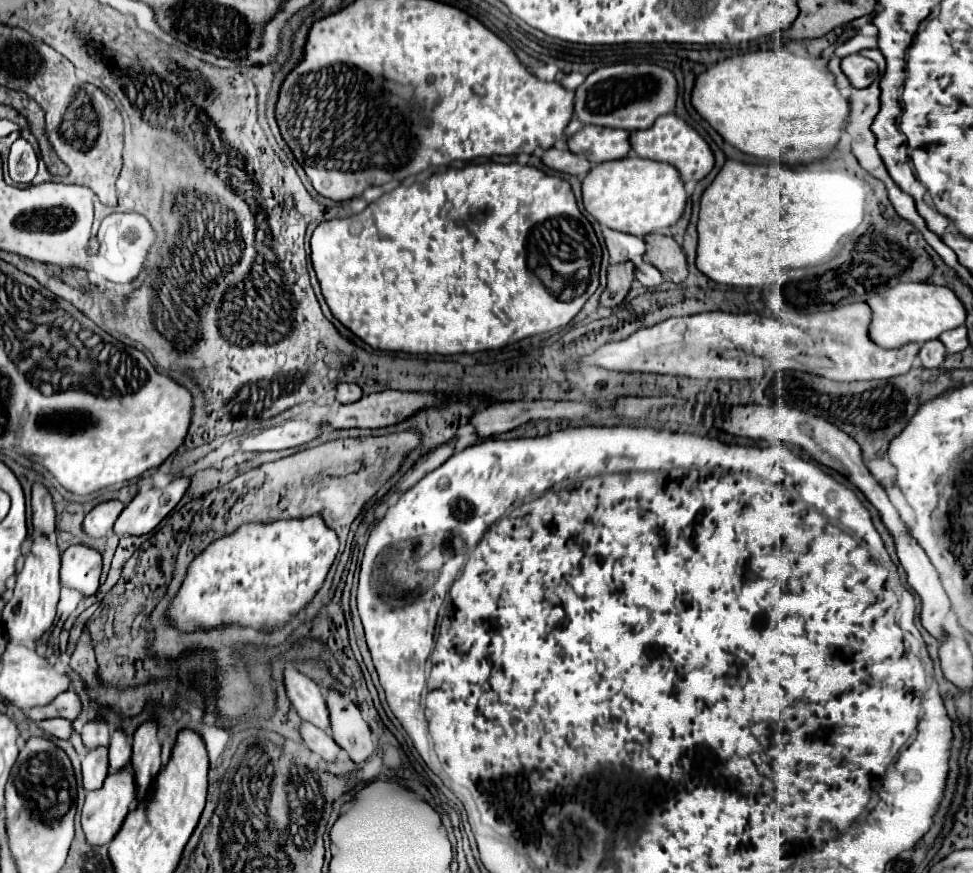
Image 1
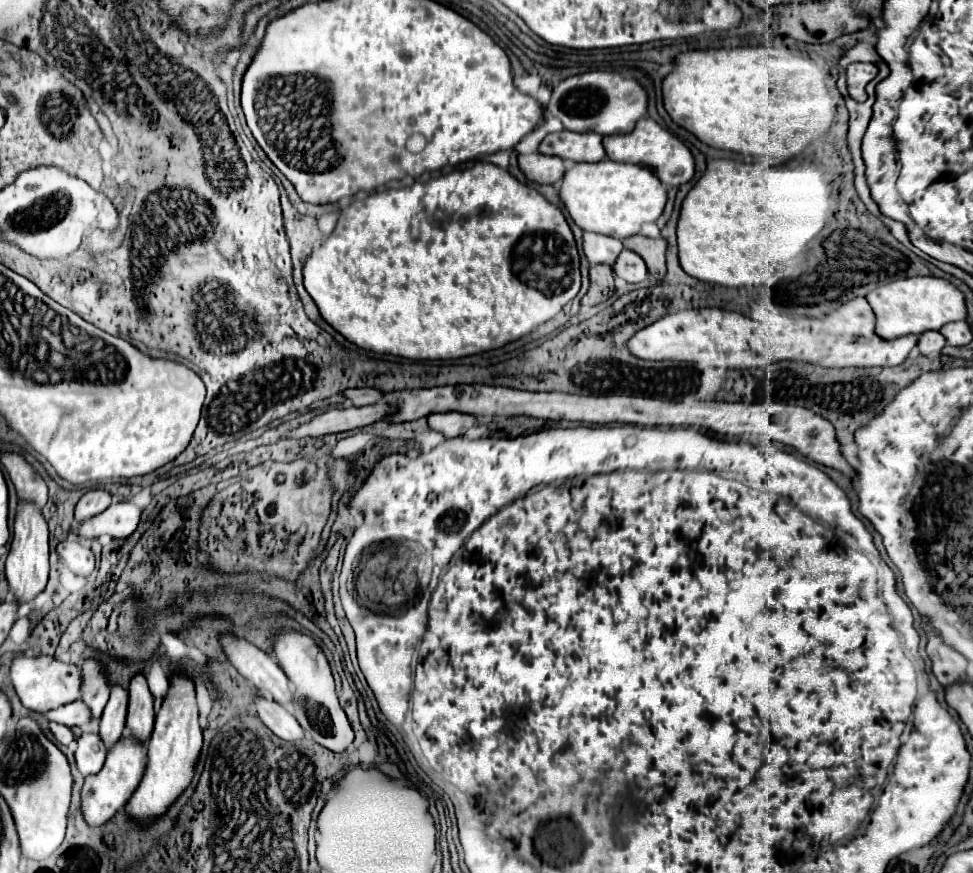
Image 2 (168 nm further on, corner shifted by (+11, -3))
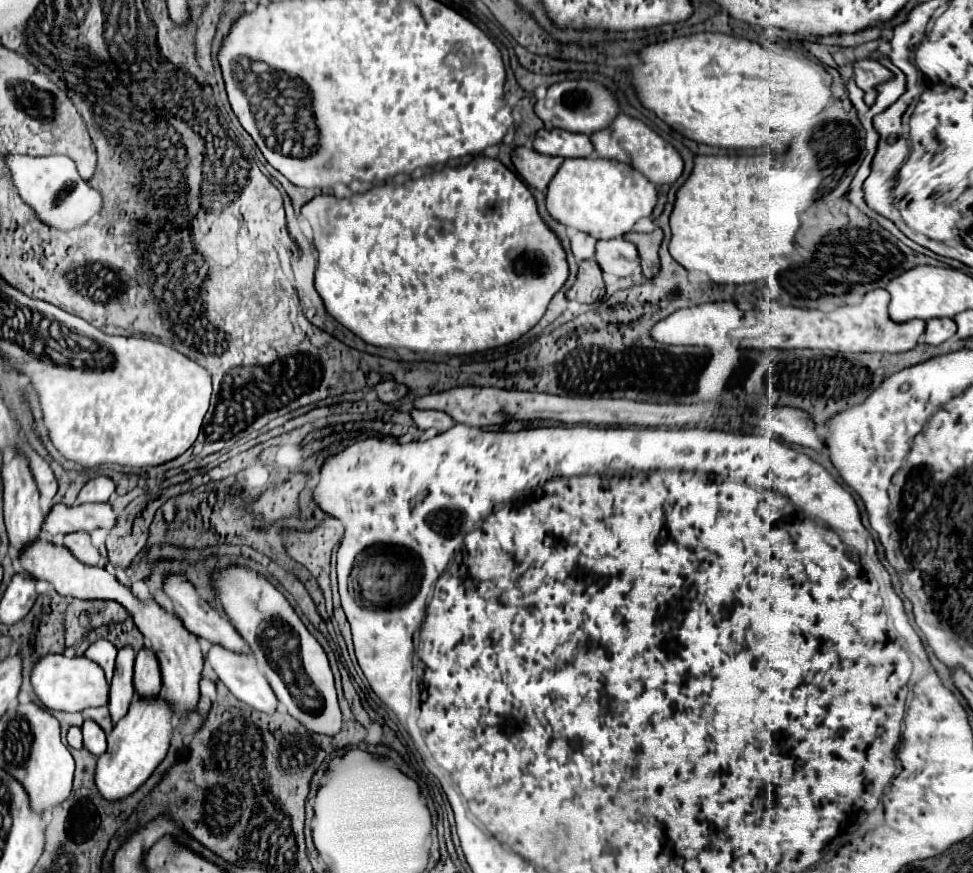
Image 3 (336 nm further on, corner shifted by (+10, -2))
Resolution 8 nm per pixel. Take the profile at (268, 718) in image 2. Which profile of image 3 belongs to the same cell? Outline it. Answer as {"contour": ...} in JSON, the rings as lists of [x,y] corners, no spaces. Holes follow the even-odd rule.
{"contour":[[[213,643],[205,655],[205,661],[215,669],[217,677],[239,701],[263,713],[273,713],[277,709],[277,697],[259,671],[253,655],[235,653]]]}

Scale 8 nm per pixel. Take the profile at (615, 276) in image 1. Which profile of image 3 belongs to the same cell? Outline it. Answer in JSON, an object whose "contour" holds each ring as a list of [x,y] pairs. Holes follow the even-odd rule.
{"contour":[[[593,259],[581,261],[577,279],[573,287],[565,293],[567,299],[575,299],[579,303],[595,303],[603,299],[605,295],[605,283],[601,277],[601,269],[597,269],[597,263]]]}

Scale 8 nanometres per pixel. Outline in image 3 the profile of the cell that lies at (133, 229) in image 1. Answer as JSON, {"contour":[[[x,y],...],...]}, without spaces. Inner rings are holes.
{"contour":[[[9,155],[7,157],[13,183],[23,197],[25,203],[29,203],[39,219],[51,227],[59,229],[73,229],[89,221],[95,213],[101,209],[101,195],[99,191],[91,189],[85,179],[79,177],[75,163],[69,157],[23,157],[23,155]]]}

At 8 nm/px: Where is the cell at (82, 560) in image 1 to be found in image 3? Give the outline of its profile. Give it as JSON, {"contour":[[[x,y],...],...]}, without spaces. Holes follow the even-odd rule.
{"contour":[[[75,531],[75,533],[65,535],[63,543],[73,551],[73,555],[77,559],[81,559],[87,565],[97,565],[101,561],[101,555],[99,555],[97,547],[91,543],[89,533],[85,533],[85,531]]]}

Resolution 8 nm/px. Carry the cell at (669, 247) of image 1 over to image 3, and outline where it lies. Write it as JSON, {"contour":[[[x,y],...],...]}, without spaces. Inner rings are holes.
{"contour":[[[655,229],[651,233],[625,233],[623,237],[637,247],[643,275],[647,279],[655,277],[659,273],[659,255],[657,255],[657,251],[659,251],[659,245],[661,245],[661,239],[663,239],[663,231]]]}

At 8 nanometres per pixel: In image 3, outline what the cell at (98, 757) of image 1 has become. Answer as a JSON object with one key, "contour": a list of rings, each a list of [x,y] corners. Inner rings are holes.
{"contour":[[[85,719],[83,723],[83,741],[85,741],[85,749],[91,751],[93,755],[101,755],[107,749],[105,731],[91,719]]]}

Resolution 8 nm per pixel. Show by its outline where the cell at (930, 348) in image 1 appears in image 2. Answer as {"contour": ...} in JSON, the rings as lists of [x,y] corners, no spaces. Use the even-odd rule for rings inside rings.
{"contour":[[[928,332],[918,338],[918,350],[922,356],[940,356],[940,350],[946,346],[946,340],[940,332]]]}

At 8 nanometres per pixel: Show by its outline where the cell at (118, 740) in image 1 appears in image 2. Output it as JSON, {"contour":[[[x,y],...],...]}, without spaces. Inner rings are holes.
{"contour":[[[114,686],[110,692],[110,700],[104,708],[104,714],[100,718],[100,738],[104,746],[110,750],[124,734],[124,722],[126,722],[126,706],[128,706],[128,692],[120,686]]]}

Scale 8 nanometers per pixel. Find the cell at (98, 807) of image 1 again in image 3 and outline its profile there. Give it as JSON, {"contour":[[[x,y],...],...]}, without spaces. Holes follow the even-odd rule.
{"contour":[[[135,695],[127,715],[107,735],[107,751],[97,761],[95,783],[105,799],[115,801],[127,797],[147,781],[147,777],[163,761],[169,749],[173,717],[175,717],[175,709],[173,705],[169,705],[169,701],[163,695],[157,697]]]}

